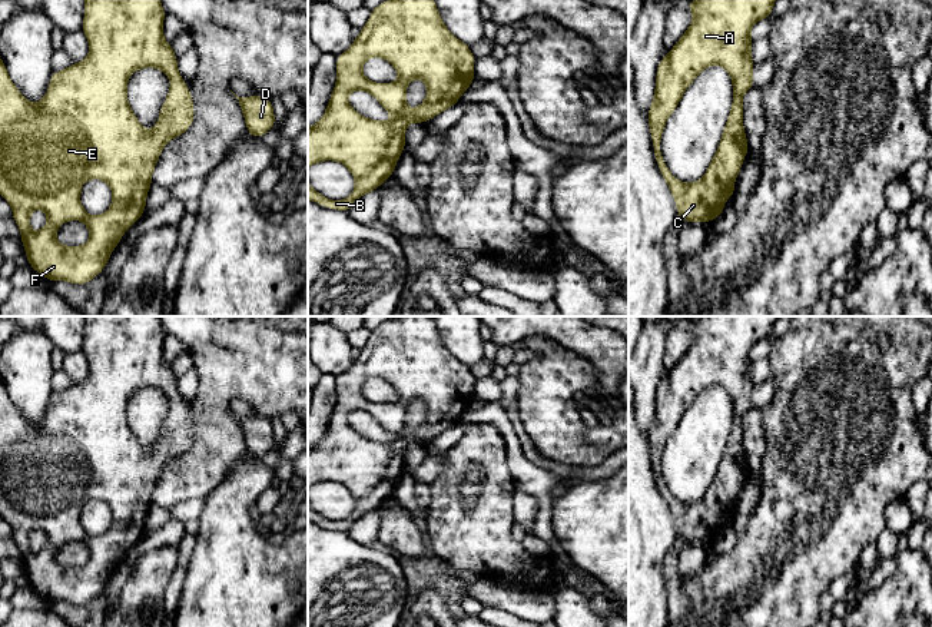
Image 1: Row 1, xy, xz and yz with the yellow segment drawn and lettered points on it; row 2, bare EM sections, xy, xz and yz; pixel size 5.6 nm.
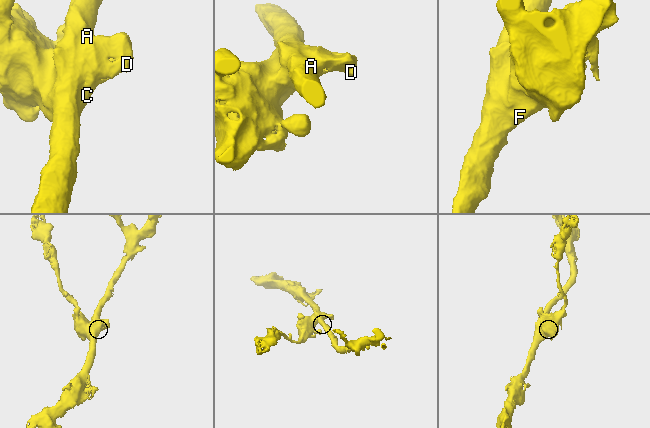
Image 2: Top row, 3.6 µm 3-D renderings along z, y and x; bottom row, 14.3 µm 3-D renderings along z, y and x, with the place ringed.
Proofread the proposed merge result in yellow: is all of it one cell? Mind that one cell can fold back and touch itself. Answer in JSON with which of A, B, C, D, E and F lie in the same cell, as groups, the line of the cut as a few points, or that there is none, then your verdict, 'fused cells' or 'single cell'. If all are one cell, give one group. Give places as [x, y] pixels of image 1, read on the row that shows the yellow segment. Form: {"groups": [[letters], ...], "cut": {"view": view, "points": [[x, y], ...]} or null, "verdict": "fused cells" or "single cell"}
{"groups": [["A", "B", "C", "D", "E", "F"]], "cut": null, "verdict": "single cell"}

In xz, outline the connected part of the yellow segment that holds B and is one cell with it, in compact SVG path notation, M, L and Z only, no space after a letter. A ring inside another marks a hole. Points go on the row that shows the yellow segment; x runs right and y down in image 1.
M385 0L378 4L351 47L336 56L336 83L331 100L322 119L308 127L308 169L318 162L339 162L355 178L355 188L348 198L334 200L316 192L308 180L308 199L328 209L349 212L355 200L378 189L392 176L397 162L405 150L404 133L408 125L425 123L460 102L461 94L475 80L475 59L468 44L445 27L435 0ZM369 57L389 62L398 72L398 80L377 83L367 79L362 64ZM414 79L425 82L427 96L418 107L408 109L407 86ZM354 90L372 94L392 115L392 119L381 122L355 112L348 102L348 96Z

